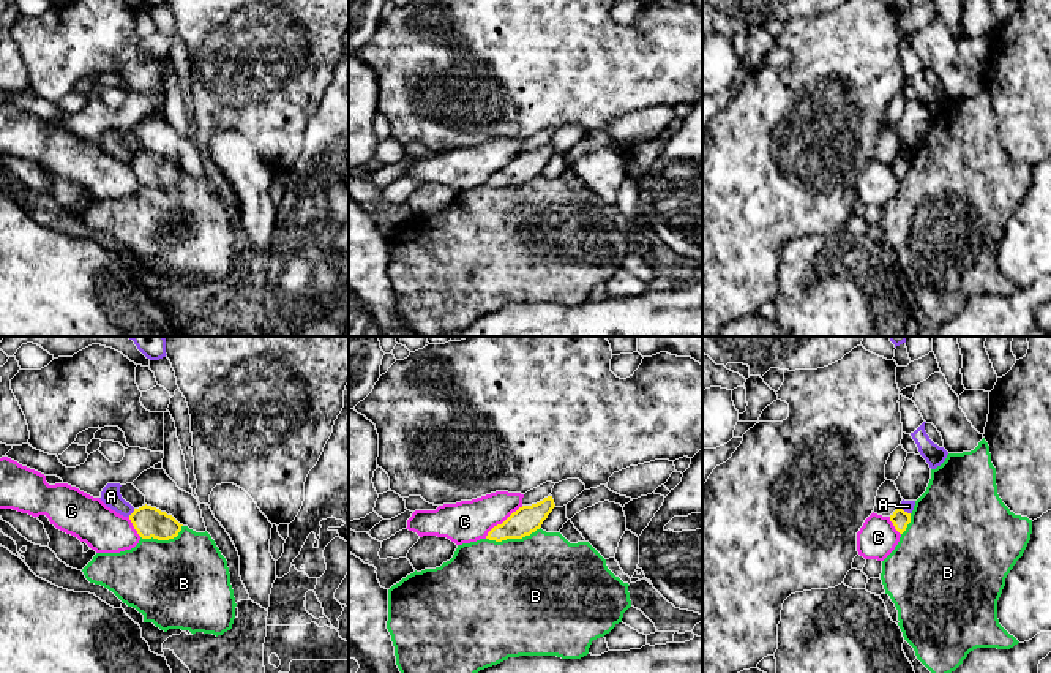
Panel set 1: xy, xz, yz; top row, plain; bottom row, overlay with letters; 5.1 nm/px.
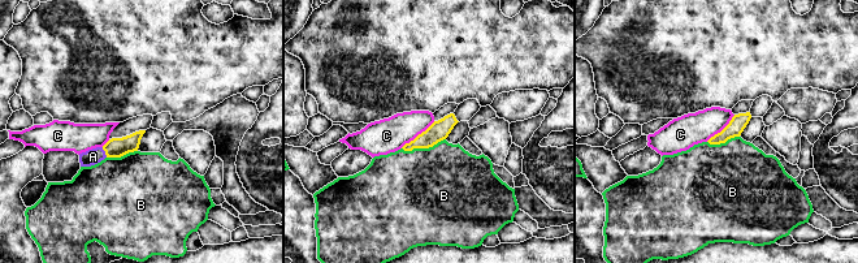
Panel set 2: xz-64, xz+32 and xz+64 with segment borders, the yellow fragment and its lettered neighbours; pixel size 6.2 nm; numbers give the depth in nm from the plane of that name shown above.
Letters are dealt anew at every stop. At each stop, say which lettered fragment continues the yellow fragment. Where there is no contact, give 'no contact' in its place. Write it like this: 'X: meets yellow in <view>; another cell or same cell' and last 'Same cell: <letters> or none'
A: meets yellow in yz; another cell
B: meets yellow in xz; another cell
C: meets yellow in xz; another cell
Same cell: none

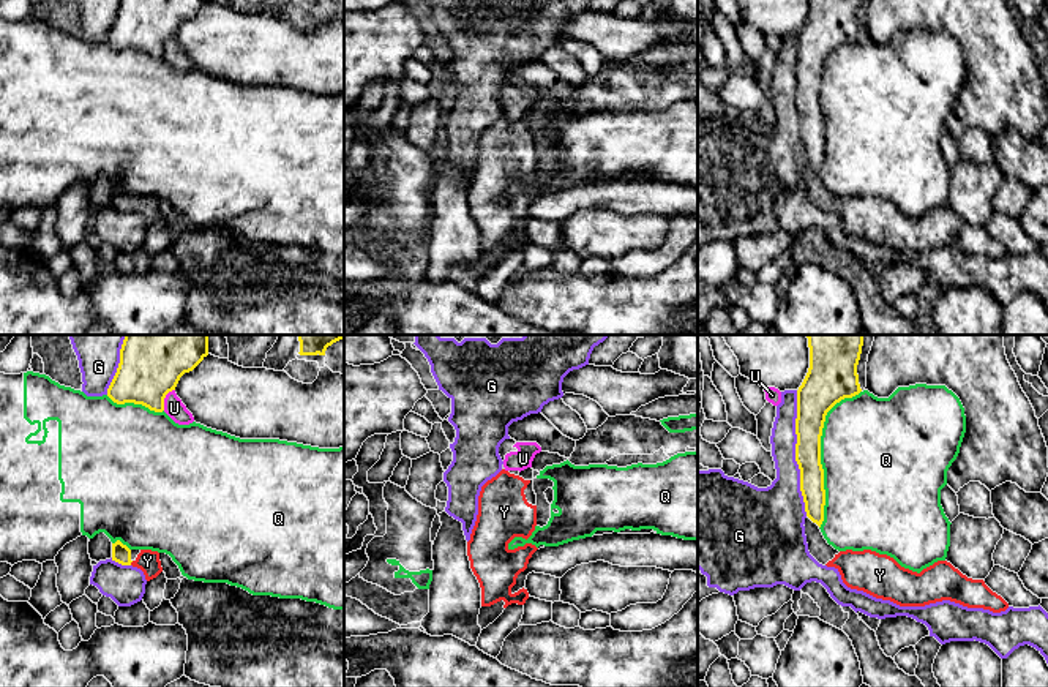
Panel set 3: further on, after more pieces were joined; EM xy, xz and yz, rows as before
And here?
G: meets yellow in yz; another cell
Q: meets yellow in yz; another cell
U: meets yellow in xy; another cell
Y: meets yellow in xy; same cell
Same cell: Y

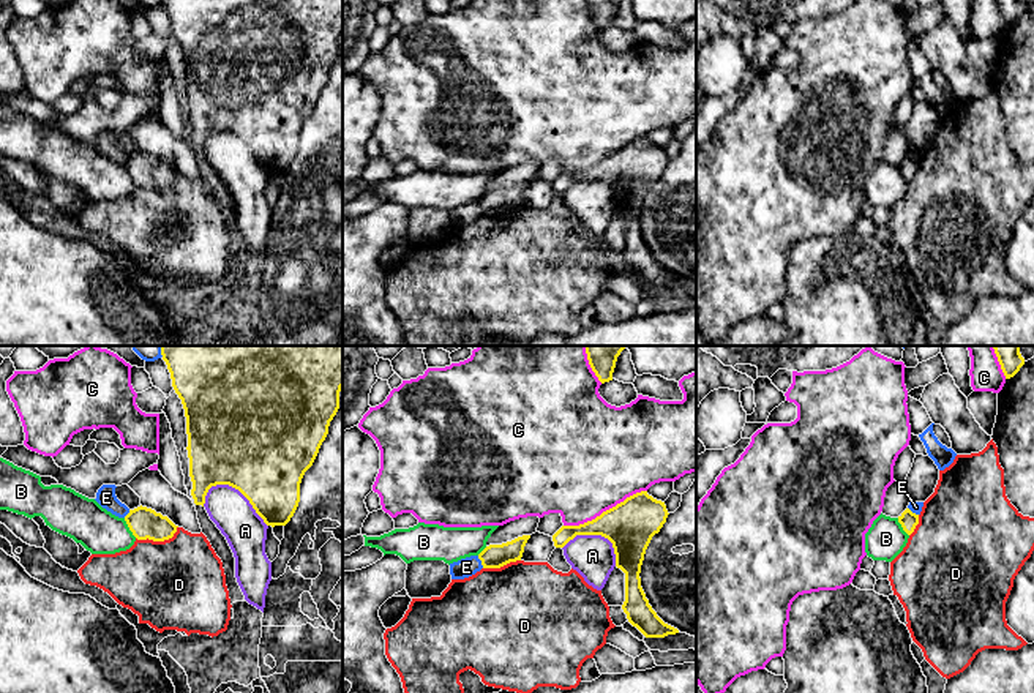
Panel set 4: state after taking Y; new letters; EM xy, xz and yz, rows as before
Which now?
A: meets yellow in xy; another cell
B: meets yellow in xy; another cell
C: meets yellow in xz; another cell
D: meets yellow in xy; another cell
E: meets yellow in xz; another cell
Same cell: none

